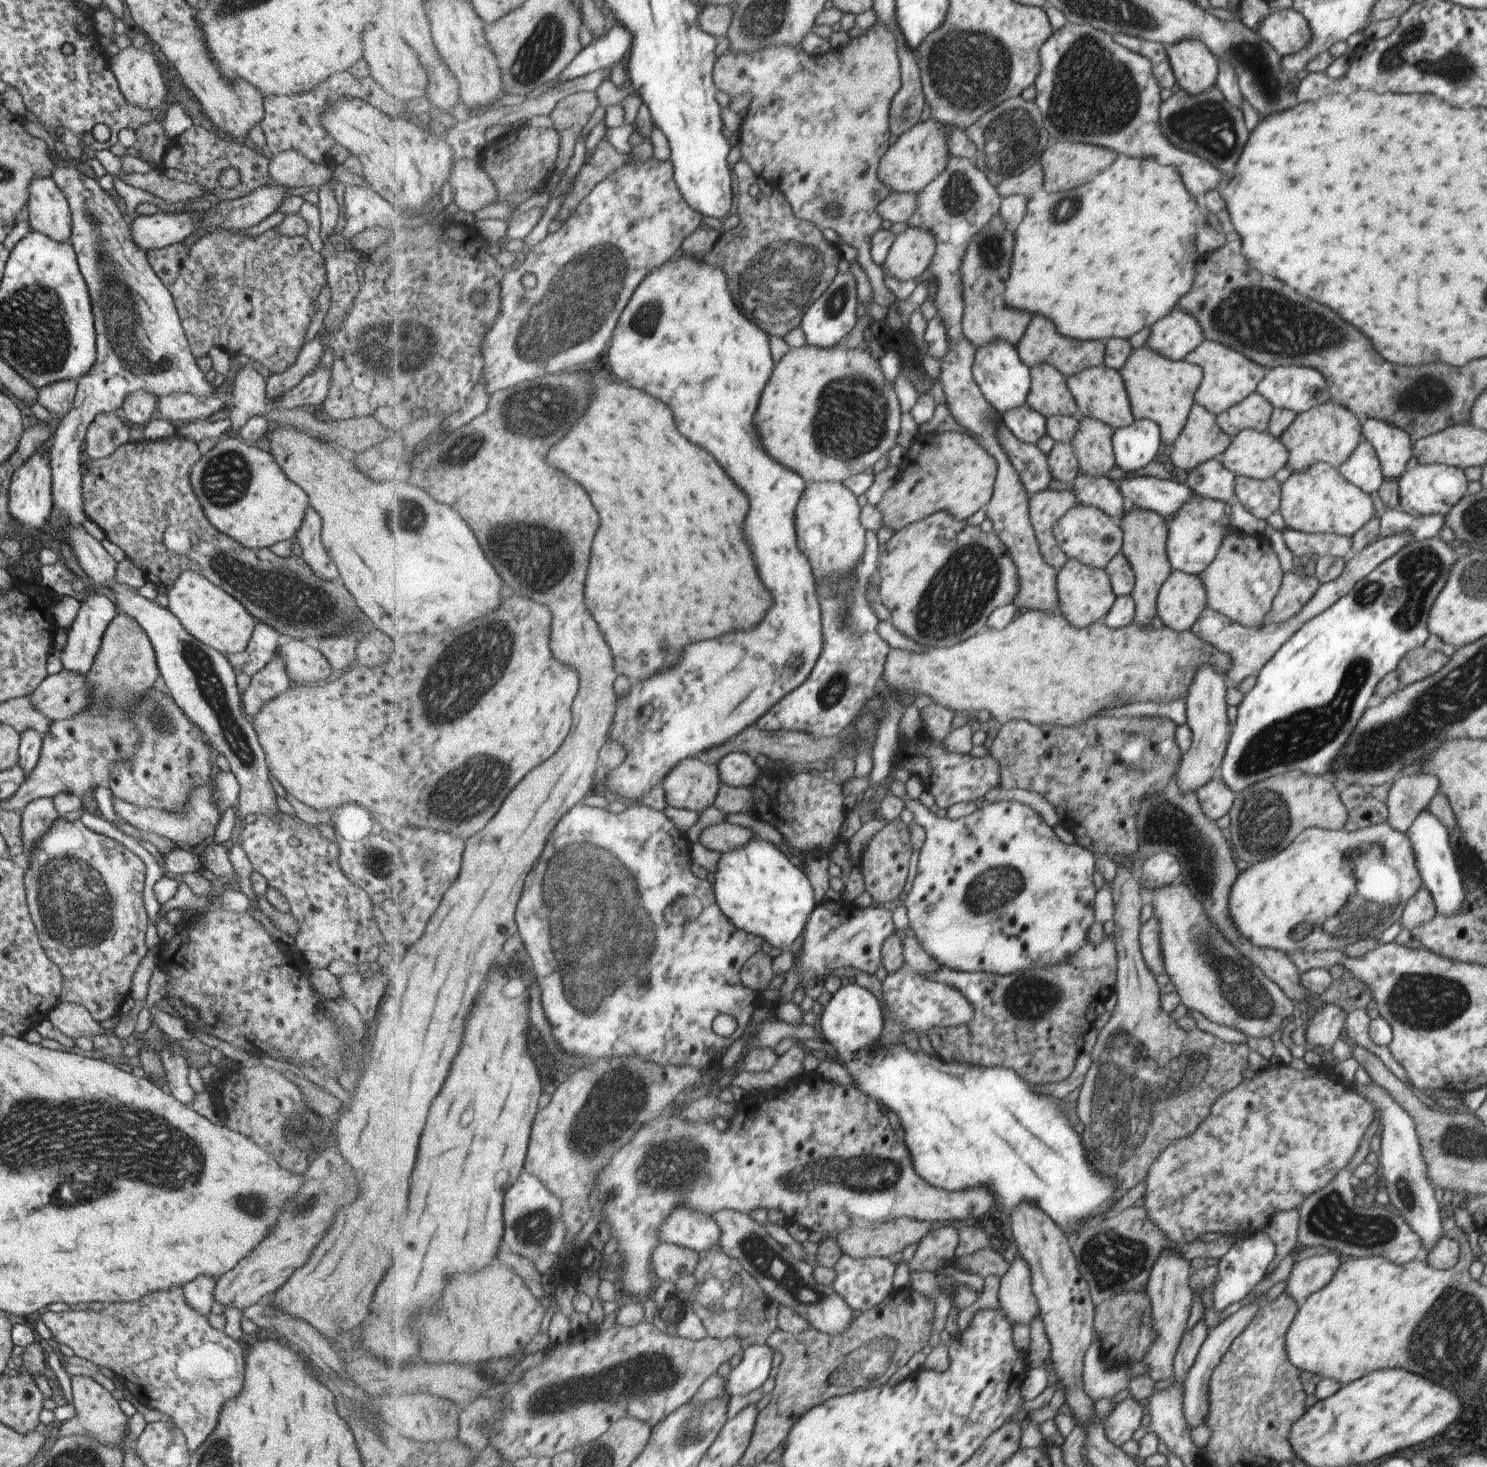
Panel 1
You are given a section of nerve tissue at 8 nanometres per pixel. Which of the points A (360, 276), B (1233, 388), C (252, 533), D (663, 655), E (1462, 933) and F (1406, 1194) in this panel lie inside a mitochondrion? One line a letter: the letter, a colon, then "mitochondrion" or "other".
A: other
B: other
C: other
D: mitochondrion
E: other
F: mitochondrion

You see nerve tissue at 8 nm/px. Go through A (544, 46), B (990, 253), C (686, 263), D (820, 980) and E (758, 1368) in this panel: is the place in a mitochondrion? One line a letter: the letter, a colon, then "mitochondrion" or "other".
A: mitochondrion
B: mitochondrion
C: other
D: other
E: other

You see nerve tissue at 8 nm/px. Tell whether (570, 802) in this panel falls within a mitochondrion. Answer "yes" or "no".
no

